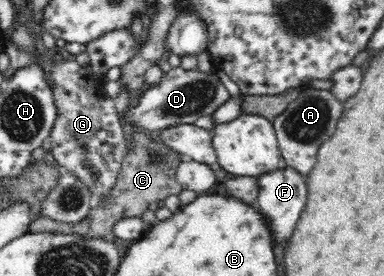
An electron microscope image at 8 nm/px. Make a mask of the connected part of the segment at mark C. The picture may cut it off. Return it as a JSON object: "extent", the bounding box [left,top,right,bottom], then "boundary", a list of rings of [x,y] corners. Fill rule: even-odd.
{"extent":[29,131,183,242],"boundary":[[[136,131],[135,151],[129,151],[122,161],[122,169],[117,185],[112,189],[108,201],[99,206],[94,205],[84,221],[78,225],[62,223],[50,218],[50,216],[32,219],[29,225],[29,233],[61,233],[62,235],[79,235],[84,239],[103,239],[114,242],[113,227],[117,221],[126,217],[141,217],[147,210],[148,204],[158,199],[166,199],[170,195],[180,195],[183,190],[181,184],[176,180],[176,169],[182,160],[182,155],[170,149],[164,143],[152,142],[149,135],[143,131]],[[156,154],[158,159],[151,159]]]}

